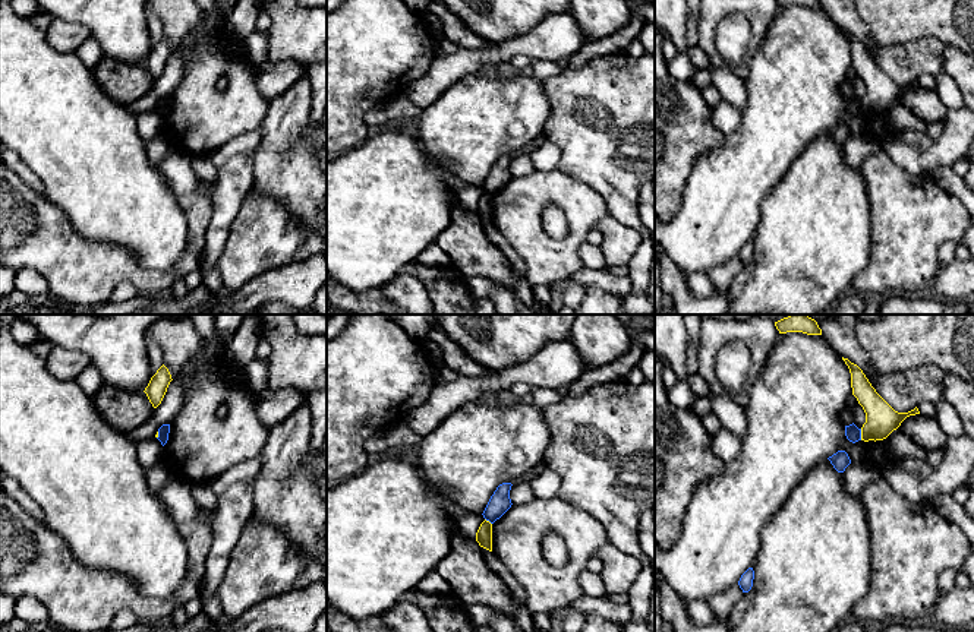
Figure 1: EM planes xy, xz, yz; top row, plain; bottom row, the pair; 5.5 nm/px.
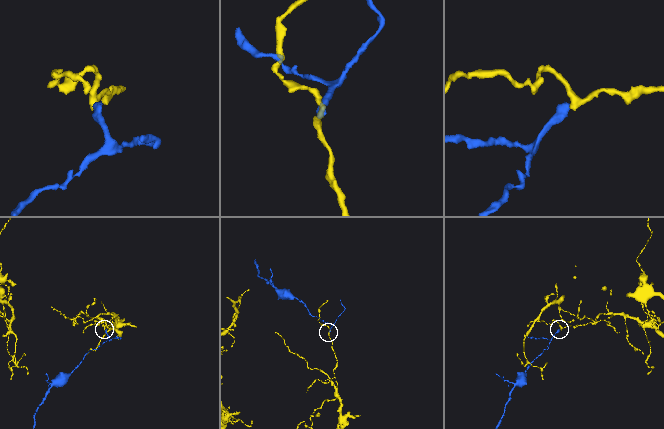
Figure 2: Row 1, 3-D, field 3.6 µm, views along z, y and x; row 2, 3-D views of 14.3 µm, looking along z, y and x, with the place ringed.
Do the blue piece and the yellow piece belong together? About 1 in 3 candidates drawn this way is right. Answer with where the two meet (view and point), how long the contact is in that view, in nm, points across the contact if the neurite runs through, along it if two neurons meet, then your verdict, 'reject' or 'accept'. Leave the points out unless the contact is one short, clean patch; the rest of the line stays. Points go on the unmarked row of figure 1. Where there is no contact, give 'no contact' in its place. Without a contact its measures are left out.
contact yz (860, 107); length 60 nm; border yz (860, 101), (861, 111); reject

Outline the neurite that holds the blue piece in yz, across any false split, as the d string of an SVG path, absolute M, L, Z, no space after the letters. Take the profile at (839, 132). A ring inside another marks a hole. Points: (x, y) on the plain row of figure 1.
M838 123L832 129L829 129L828 132L830 133L830 136L833 138L833 140L838 145L844 145L845 140L851 136L851 132L845 123Z

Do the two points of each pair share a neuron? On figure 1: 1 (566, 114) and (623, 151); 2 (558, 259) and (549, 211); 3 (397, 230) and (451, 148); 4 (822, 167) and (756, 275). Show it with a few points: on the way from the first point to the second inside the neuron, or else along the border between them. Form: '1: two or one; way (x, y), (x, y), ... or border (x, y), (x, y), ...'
1: one; way (580, 114), (586, 114), (608, 136)
2: two; border (547, 204), (564, 215), (563, 239)
3: two; border (416, 138), (429, 155), (438, 157), (450, 170)
4: one; way (820, 193), (820, 211), (782, 249)

